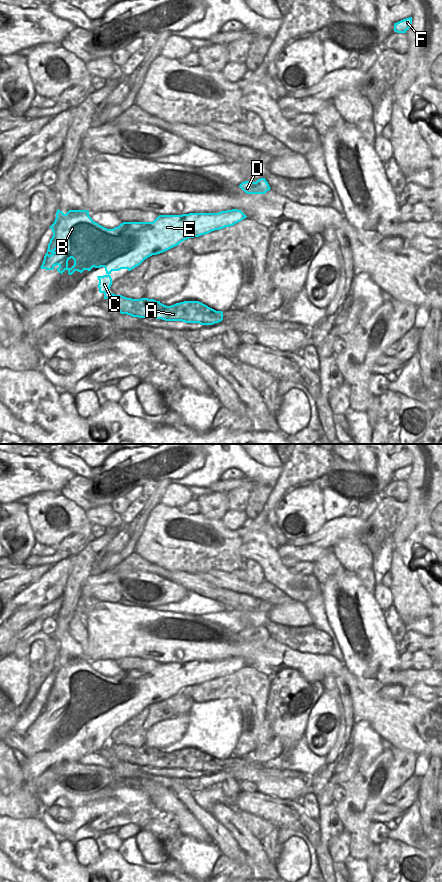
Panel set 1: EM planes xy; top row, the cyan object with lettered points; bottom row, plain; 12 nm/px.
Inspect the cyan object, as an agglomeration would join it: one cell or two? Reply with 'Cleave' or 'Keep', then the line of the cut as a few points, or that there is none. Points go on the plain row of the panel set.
Keep. No split.

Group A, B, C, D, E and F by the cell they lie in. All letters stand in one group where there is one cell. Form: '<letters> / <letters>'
A B C D E F

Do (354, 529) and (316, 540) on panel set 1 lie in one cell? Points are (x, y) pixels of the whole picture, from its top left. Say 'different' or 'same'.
same

